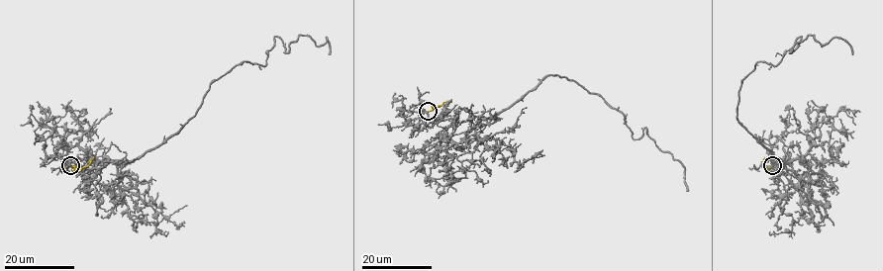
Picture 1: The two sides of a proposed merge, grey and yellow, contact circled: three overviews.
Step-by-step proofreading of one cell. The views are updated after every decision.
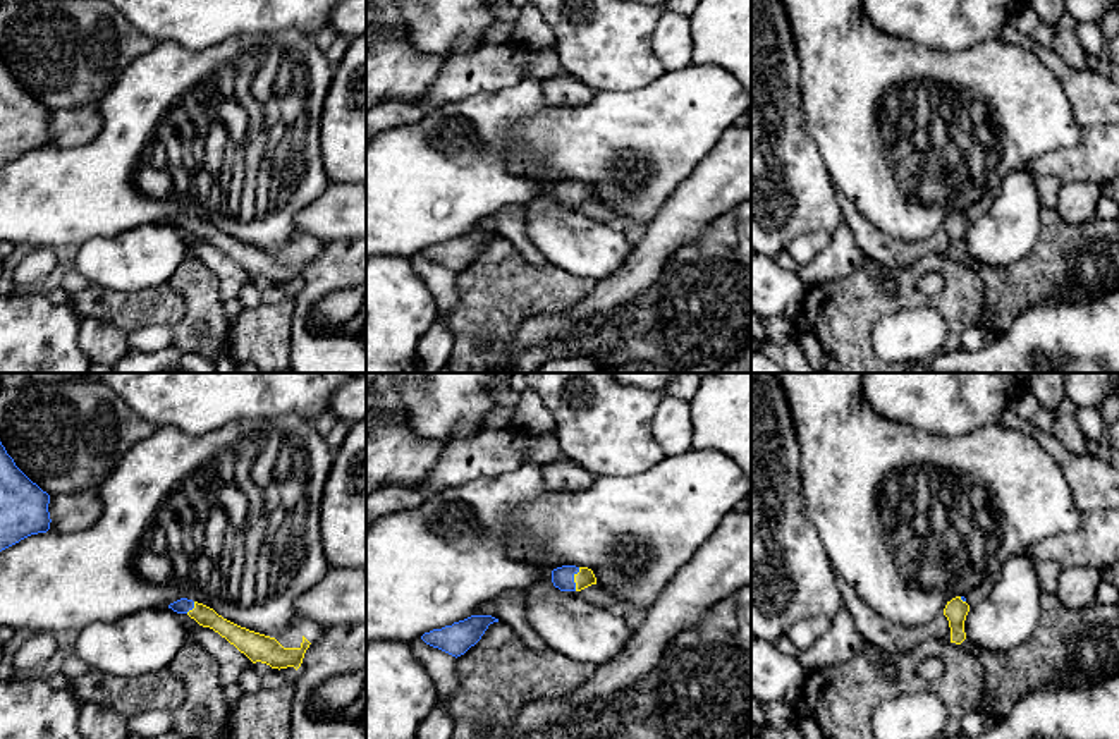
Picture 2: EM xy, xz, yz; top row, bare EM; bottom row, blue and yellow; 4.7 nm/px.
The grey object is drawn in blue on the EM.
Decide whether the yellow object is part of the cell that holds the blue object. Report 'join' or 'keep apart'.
join

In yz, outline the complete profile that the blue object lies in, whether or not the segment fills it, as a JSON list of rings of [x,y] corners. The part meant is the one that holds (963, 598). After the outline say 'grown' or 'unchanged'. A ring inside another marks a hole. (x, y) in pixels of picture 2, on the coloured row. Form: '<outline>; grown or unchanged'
[[[956,596],[947,602],[944,615],[949,620],[951,627],[951,643],[961,644],[966,639],[964,620],[969,612],[969,605],[964,596]]]; grown

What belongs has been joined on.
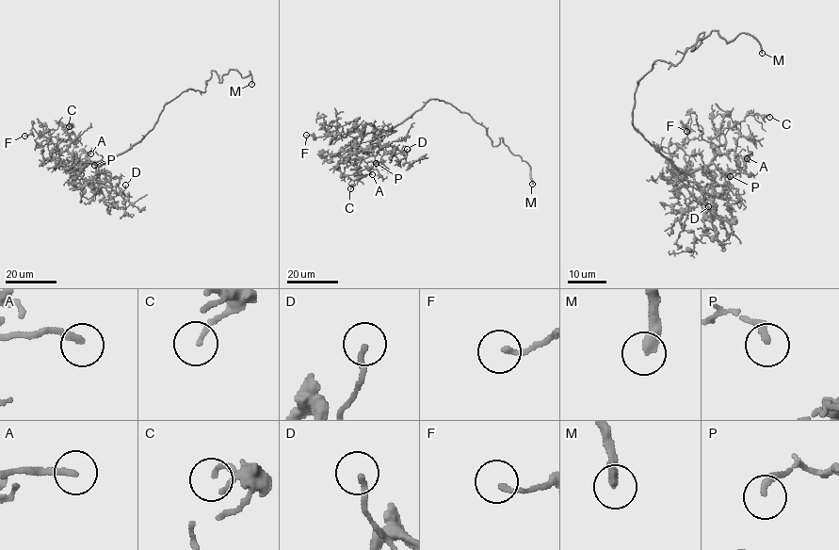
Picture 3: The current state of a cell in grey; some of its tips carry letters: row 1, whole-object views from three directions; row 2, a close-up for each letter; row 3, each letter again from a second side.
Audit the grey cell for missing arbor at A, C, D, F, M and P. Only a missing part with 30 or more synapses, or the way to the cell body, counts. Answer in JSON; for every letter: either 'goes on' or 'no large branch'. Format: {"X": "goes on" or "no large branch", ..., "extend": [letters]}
{"A": "goes on", "C": "no large branch", "D": "no large branch", "F": "no large branch", "M": "goes on", "P": "no large branch", "extend": ["A", "M"]}

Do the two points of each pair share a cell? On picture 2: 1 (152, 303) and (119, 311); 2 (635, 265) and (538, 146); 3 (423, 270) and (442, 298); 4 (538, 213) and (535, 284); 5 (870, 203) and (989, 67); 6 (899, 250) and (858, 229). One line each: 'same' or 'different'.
1: same
2: different
3: same
4: different
5: same
6: same

